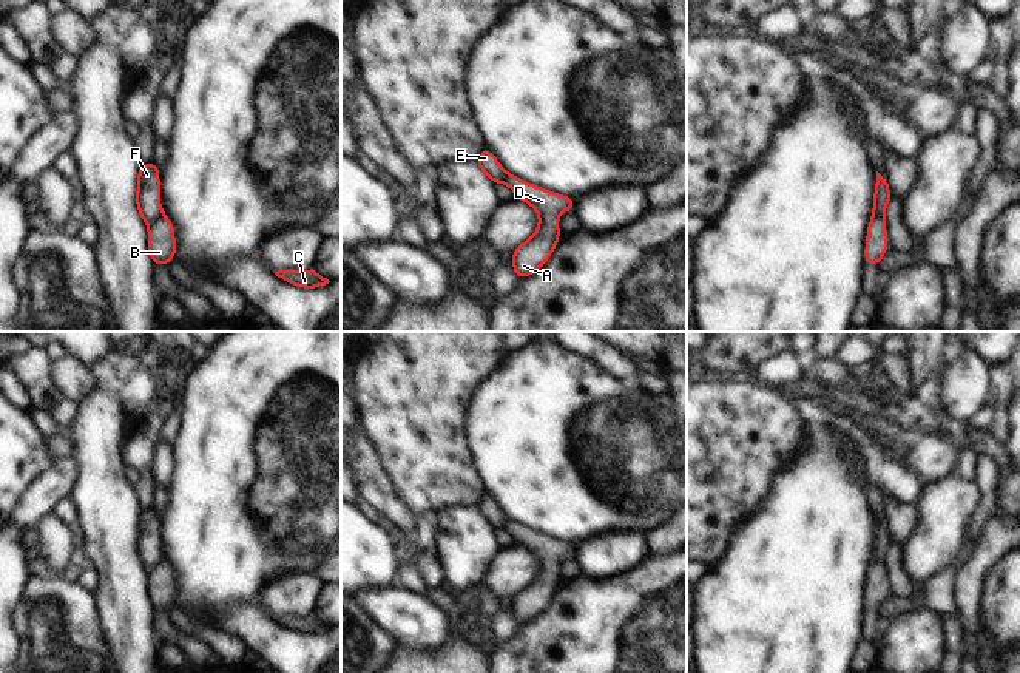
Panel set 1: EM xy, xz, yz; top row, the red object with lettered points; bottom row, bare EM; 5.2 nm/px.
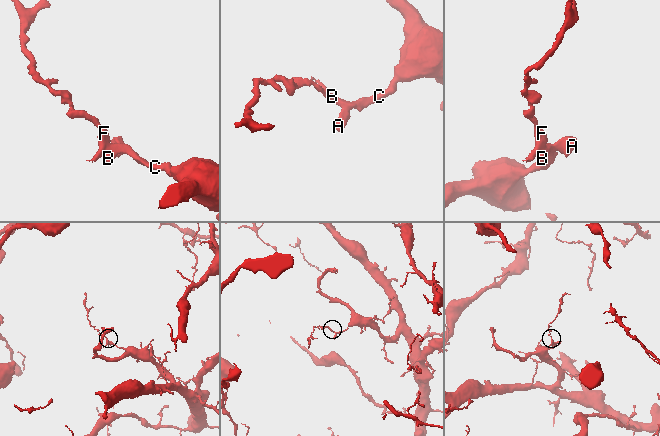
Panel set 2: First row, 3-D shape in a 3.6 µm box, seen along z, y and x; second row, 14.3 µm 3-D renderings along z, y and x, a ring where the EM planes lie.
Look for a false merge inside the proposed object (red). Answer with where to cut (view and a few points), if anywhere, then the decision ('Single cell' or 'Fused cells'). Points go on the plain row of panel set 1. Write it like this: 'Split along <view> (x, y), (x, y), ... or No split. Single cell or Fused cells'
Split along xy (161, 558), (151, 568). Fused cells.

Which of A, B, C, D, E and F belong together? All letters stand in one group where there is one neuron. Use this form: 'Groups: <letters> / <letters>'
Groups: A B C D / E F.

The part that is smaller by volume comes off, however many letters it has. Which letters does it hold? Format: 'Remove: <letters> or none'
Remove: E, F

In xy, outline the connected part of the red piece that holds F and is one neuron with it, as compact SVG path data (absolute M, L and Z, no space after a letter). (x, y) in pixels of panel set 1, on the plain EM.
M156 508L139 514L136 551L145 570L153 568L162 559L159 512Z

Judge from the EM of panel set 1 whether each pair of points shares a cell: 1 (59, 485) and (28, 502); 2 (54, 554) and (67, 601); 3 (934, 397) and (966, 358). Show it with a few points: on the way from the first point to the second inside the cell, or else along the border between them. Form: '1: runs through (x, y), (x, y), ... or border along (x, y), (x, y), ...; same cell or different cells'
1: runs through (51, 485), (36, 500); same cell
2: border along (47, 574), (60, 576); different cells
3: border along (937, 380), (942, 405); different cells

